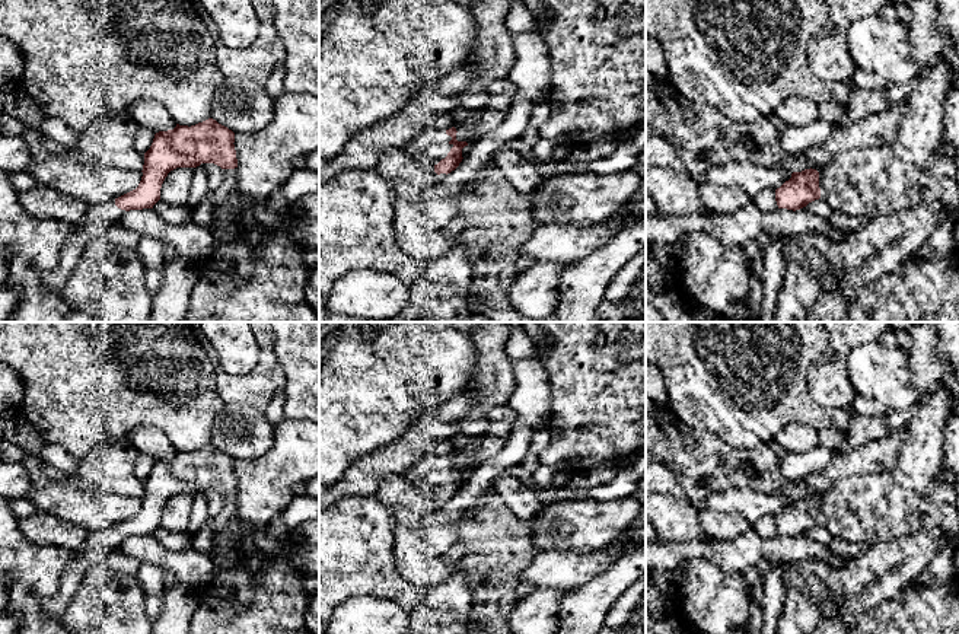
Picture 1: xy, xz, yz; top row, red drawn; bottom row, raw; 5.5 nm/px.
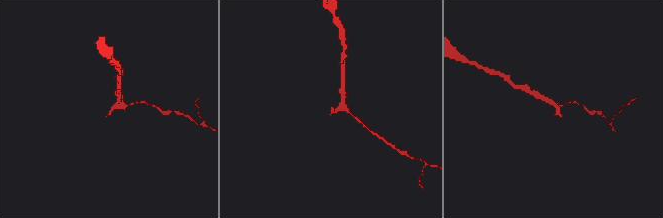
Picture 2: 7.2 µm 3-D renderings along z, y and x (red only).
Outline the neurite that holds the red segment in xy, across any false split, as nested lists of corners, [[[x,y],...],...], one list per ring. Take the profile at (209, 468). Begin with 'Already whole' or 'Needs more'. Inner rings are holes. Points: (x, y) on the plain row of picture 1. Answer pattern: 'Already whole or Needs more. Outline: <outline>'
Needs more. Outline: [[[208,445],[195,452],[179,452],[154,461],[144,480],[143,503],[138,513],[108,529],[89,532],[83,548],[73,551],[60,579],[58,592],[47,600],[47,612],[61,617],[77,592],[85,574],[108,561],[108,554],[130,536],[153,535],[160,526],[160,514],[168,500],[176,494],[197,494],[214,490],[222,496],[238,494],[235,459]]]

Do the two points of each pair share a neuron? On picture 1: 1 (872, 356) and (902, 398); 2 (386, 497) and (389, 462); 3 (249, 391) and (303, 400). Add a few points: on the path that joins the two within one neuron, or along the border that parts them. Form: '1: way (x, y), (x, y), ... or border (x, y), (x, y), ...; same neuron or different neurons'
1: way (879, 366), (879, 370), (894, 388); same neuron
2: border (398, 475), (388, 474), (372, 494); different neurons
3: border (276, 354), (286, 381), (284, 388); different neurons

